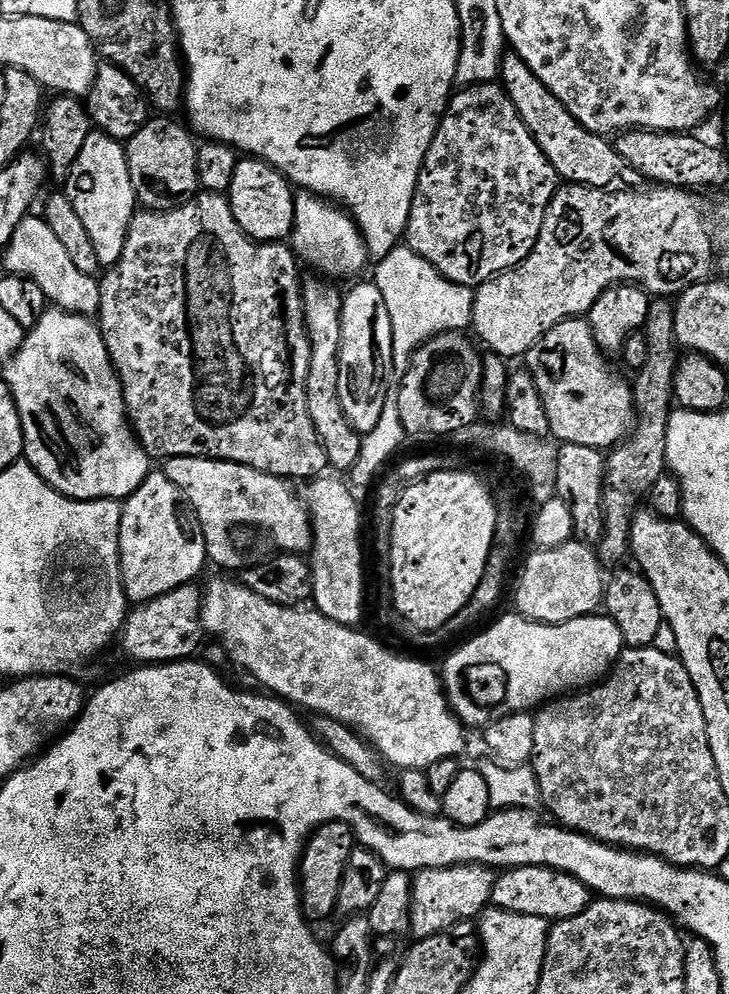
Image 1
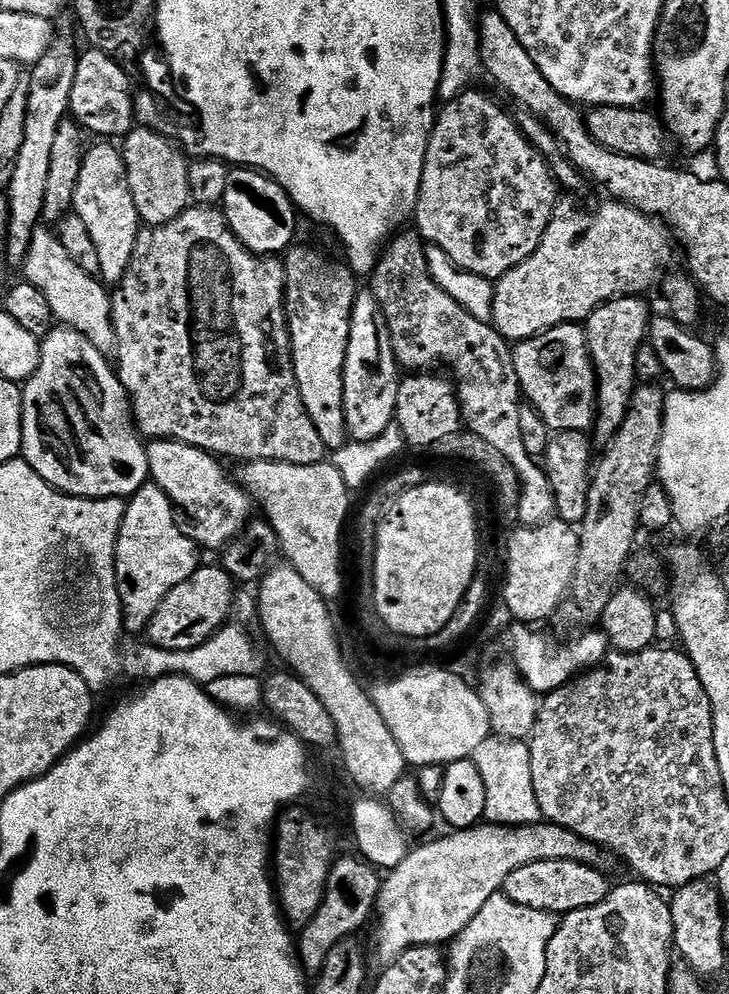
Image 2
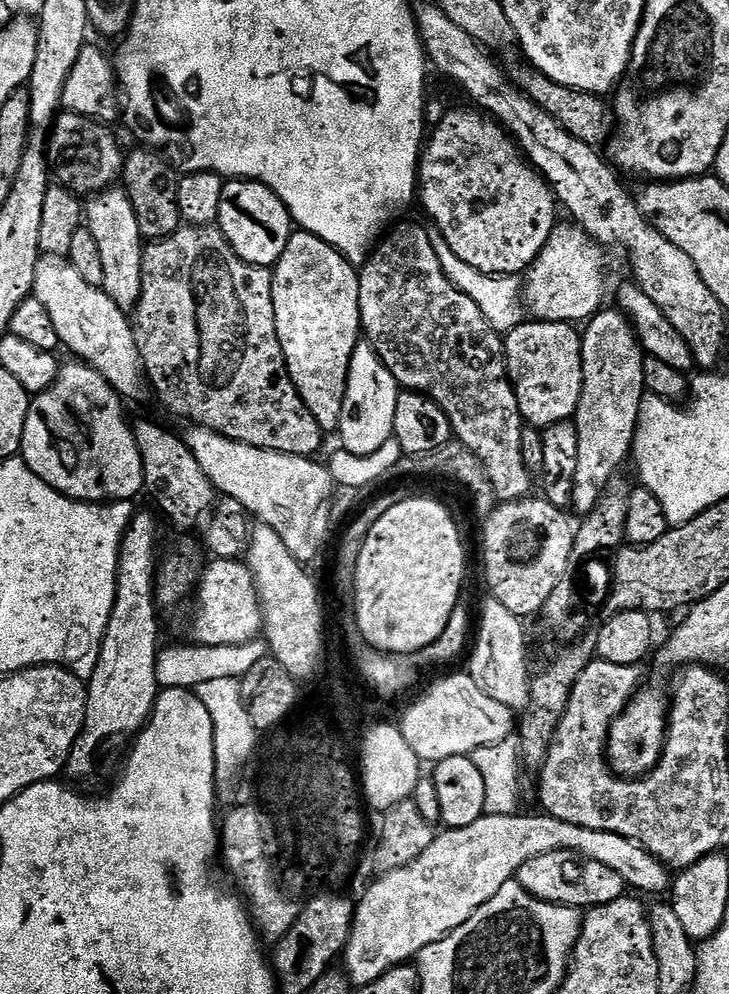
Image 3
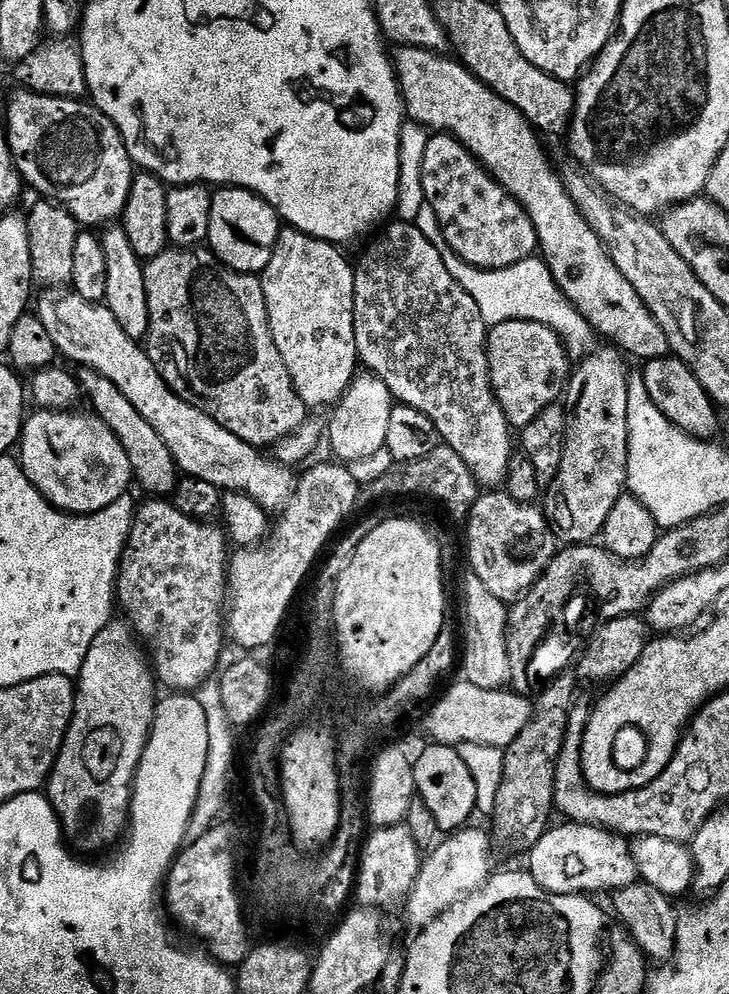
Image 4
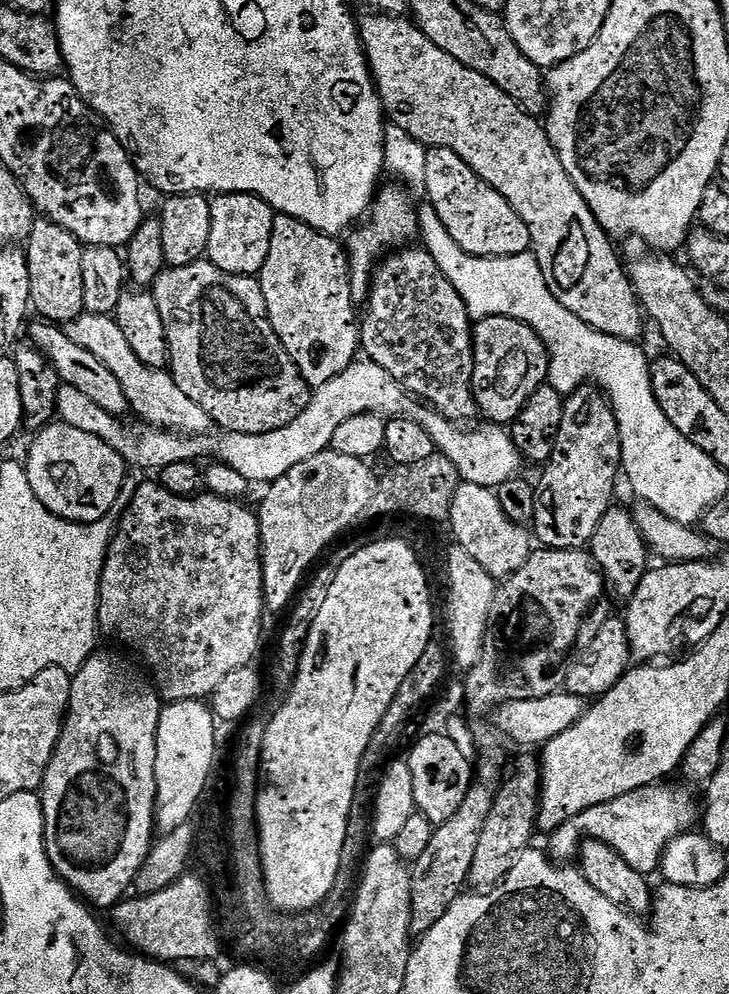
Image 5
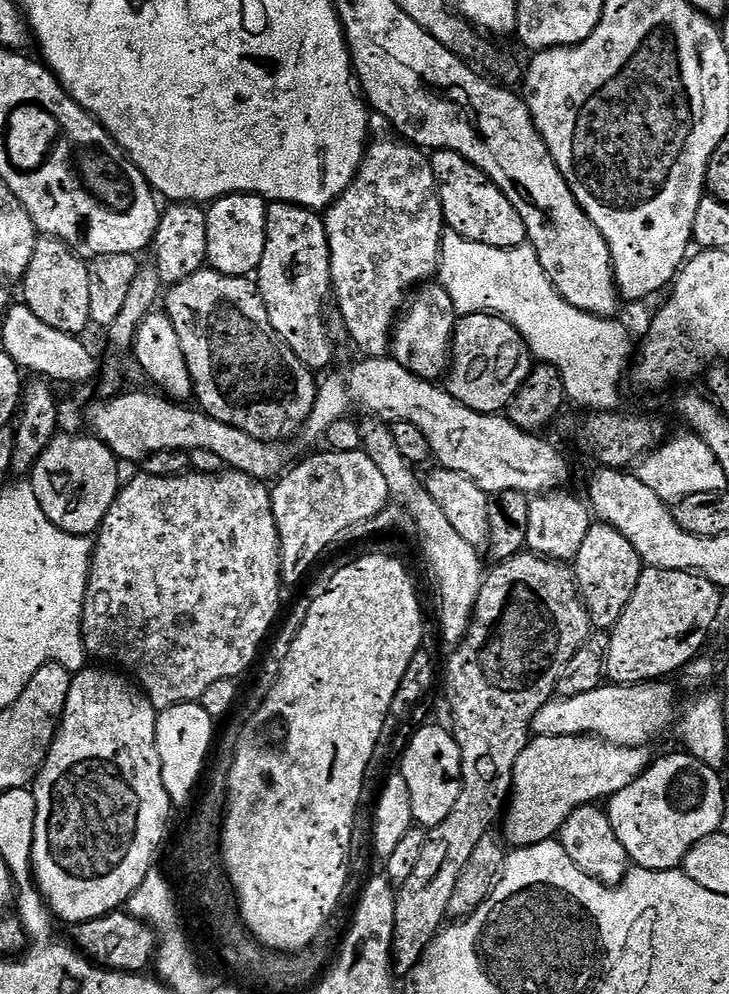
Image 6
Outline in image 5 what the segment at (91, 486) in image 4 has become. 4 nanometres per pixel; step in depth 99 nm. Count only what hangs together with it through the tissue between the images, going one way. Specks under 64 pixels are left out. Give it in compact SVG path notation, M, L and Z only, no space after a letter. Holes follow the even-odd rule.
M53 422L35 433L33 440L32 461L27 461L26 467L30 486L34 486L34 494L46 510L75 524L93 524L116 508L126 465L102 438L94 438L86 430L74 430L69 424Z

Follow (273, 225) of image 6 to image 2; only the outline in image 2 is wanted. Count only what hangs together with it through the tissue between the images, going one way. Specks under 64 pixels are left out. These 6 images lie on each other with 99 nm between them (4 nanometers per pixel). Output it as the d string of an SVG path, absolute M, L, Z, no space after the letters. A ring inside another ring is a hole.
M289 247L282 260L284 265L282 301L284 300L284 308L288 311L288 340L292 343L290 376L296 389L300 391L300 400L304 404L310 422L314 422L314 430L318 430L318 438L322 438L325 449L335 450L343 447L349 439L348 427L344 421L344 363L350 342L352 307L356 305L358 295L356 289L358 280L343 263L335 264L312 248L296 247Z

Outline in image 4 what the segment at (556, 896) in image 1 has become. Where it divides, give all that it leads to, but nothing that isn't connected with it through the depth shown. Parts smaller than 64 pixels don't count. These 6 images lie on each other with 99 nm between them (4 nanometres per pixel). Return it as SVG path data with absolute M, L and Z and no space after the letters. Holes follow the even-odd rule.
M560 822L549 827L542 838L527 853L527 871L531 872L534 882L542 886L551 896L554 894L566 894L567 896L582 896L596 894L592 892L605 892L611 894L617 890L623 890L626 886L637 883L638 873L636 863L630 851L630 844L623 835L609 832L607 828L595 828L593 824L573 824Z

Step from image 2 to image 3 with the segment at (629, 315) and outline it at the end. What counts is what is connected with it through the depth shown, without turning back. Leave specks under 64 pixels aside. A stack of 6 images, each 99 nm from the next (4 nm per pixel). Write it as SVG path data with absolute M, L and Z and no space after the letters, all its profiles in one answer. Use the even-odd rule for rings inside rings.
M610 308L596 313L581 333L582 392L576 407L574 423L578 436L578 462L570 502L585 516L604 495L618 468L631 455L640 417L641 398L646 394L643 364L646 354L627 317Z

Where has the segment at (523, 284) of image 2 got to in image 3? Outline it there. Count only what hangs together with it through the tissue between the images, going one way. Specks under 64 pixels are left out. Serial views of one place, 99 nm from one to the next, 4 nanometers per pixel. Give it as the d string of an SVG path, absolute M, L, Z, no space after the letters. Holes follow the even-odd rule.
M572 222L567 223L557 223L546 246L526 273L522 299L527 315L530 314L532 320L549 320L555 324L567 324L577 322L576 320L587 322L605 307L604 291L608 288L608 260L604 257L607 256L605 249L589 238L583 228Z

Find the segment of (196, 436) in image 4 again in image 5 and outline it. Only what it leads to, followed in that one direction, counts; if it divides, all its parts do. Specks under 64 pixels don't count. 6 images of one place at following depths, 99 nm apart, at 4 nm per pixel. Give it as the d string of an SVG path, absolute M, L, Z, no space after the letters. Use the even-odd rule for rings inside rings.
M85 312L76 320L66 325L66 331L78 346L90 350L94 358L98 358L122 382L122 390L128 399L129 409L137 412L139 419L152 424L155 428L167 428L169 432L179 432L185 436L203 436L213 431L212 419L193 402L187 394L174 382L171 371L164 368L151 368L130 350L130 342L126 342L126 334L116 324L112 316L99 316L93 312Z

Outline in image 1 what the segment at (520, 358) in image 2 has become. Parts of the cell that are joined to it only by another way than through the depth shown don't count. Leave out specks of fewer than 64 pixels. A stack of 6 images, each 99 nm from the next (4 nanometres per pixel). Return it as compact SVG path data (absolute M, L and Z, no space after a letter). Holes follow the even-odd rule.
M584 318L556 324L529 350L526 369L533 376L545 406L548 431L557 441L611 450L632 432L637 416L633 385L604 360L608 361Z

